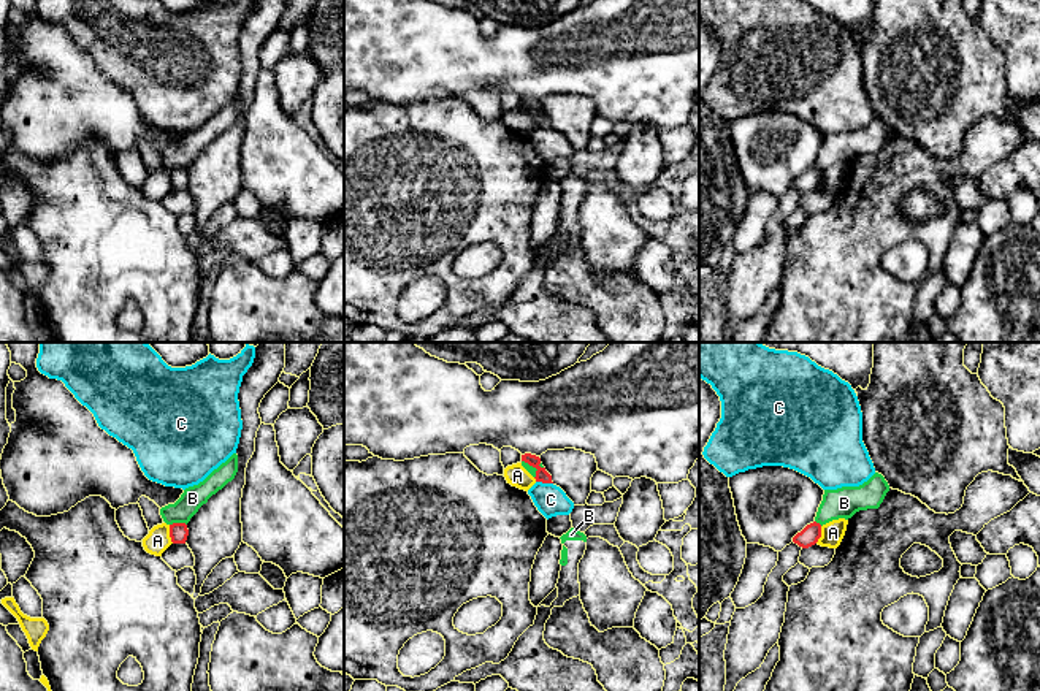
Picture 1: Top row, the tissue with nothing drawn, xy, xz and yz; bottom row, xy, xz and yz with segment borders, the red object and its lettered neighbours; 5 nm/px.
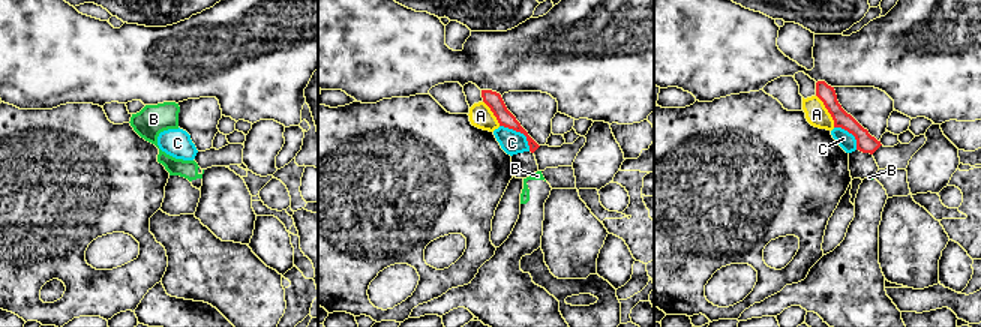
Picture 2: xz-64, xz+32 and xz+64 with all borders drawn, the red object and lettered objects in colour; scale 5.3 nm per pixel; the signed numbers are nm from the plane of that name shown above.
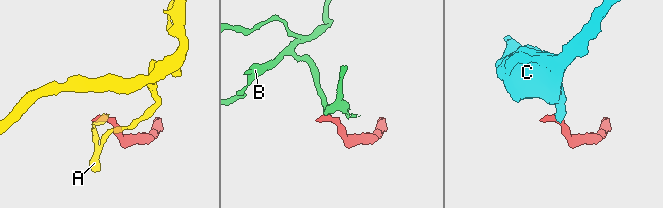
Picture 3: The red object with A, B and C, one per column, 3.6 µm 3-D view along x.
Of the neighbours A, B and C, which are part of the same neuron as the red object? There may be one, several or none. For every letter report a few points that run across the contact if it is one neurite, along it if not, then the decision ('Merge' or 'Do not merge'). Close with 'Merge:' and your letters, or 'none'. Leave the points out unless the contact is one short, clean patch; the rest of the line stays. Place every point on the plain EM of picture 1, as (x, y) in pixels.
A: Line: xy (168, 170), (168, 179), (173, 187). Do not merge
B: Line: xy (186, 168), (170, 170). Do not merge
C: Do not merge
Merge: none

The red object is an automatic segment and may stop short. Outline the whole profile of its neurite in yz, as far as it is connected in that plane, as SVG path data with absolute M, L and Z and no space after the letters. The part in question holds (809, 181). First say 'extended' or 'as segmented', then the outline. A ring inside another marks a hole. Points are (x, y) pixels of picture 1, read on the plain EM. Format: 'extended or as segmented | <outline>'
as segmented | M813 166L793 182L793 187L802 193L809 193L821 182L821 170Z

